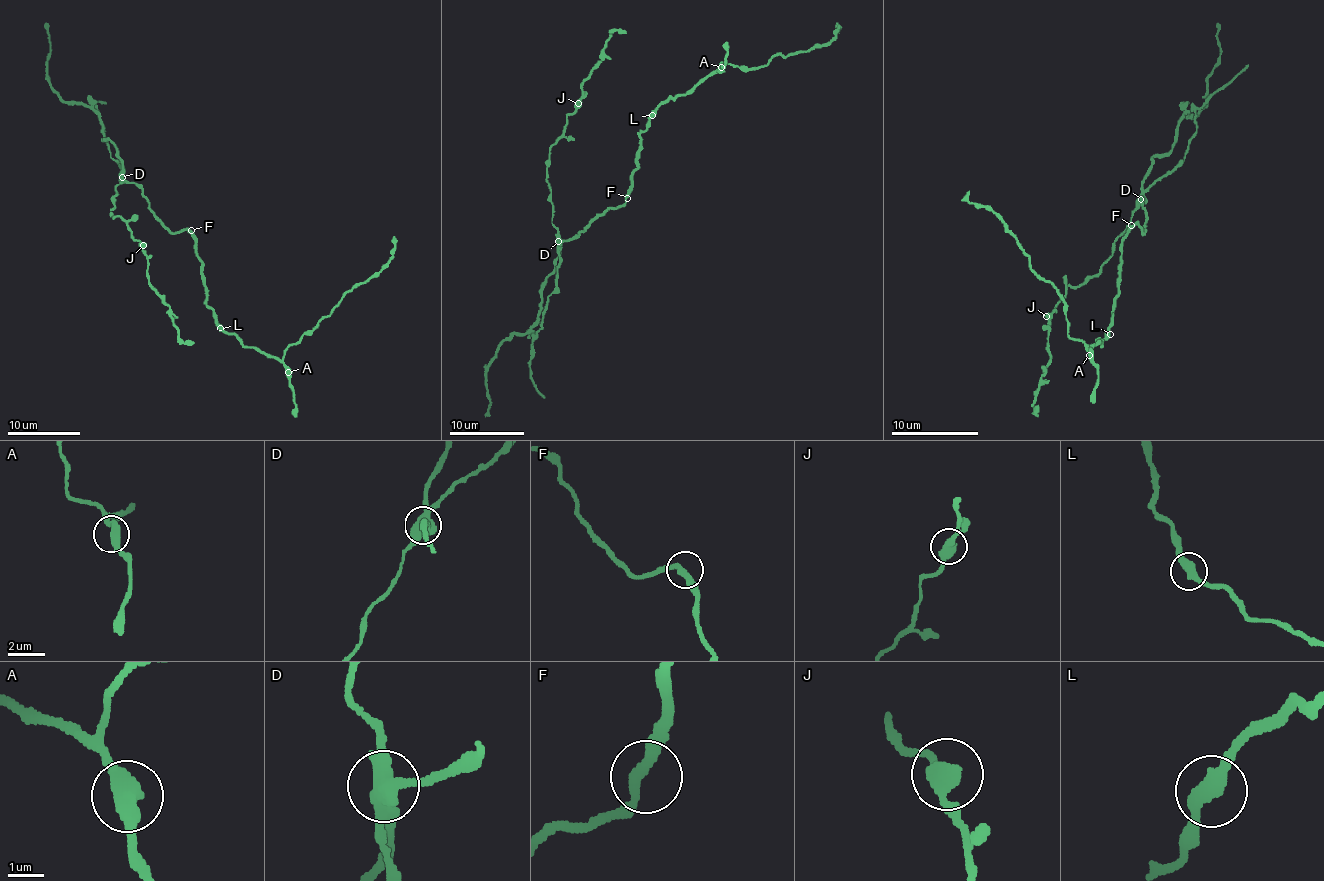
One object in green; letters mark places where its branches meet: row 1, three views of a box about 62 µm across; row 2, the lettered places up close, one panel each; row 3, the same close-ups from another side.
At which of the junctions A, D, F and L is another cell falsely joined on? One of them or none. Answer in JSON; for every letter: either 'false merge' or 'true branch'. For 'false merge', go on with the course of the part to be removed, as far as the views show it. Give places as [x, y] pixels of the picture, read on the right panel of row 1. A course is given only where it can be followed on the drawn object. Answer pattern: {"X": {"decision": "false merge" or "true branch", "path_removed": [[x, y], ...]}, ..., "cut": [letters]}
{"A": {"decision": "true branch"}, "D": {"decision": "false merge", "path_removed": [[1140, 199], [1102, 270], [1078, 286], [1066, 287], [1053, 309], [1051, 360], [1041, 376], [1037, 408]]}, "F": {"decision": "true branch"}, "L": {"decision": "true branch"}, "cut": ["D"]}

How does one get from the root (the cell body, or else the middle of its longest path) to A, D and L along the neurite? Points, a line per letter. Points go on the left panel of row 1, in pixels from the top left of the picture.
A: (189, 232), (202, 262), (207, 306), (218, 329), (245, 346), (275, 359), (288, 372)
D: (189, 232), (186, 229), (172, 232), (150, 209), (150, 202), (141, 188), (122, 177)
L: (189, 232), (196, 242), (196, 257), (202, 262), (207, 306), (212, 311), (220, 328)

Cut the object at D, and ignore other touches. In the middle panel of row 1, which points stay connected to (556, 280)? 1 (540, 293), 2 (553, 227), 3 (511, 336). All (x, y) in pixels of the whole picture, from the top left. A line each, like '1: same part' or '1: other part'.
1: other part
2: same part
3: other part

